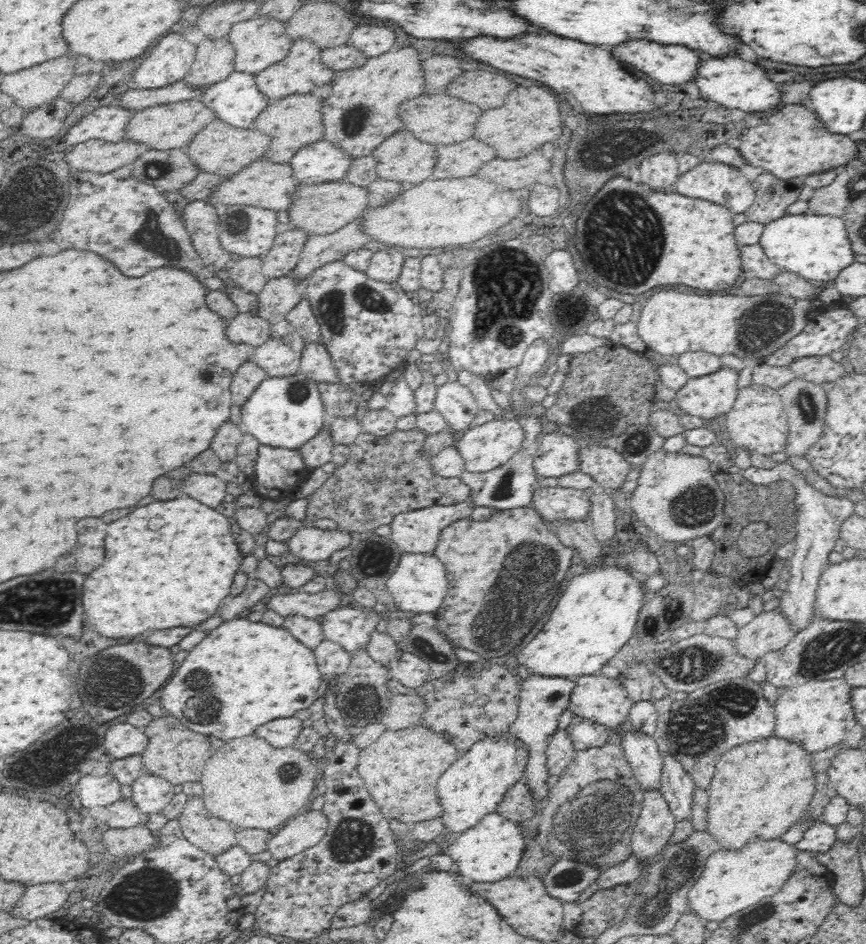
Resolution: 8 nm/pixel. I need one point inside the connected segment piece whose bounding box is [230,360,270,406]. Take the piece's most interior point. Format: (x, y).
(250, 375)

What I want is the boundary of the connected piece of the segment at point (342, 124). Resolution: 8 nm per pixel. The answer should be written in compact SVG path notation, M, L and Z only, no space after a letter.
M395 48L381 56L370 57L364 66L344 71L337 71L333 80L332 92L324 95L322 103L322 117L324 117L324 129L326 134L323 138L337 144L354 157L368 156L373 150L380 146L386 138L394 135L394 132L402 130L402 117L400 117L399 106L404 101L427 94L424 84L424 72L422 62L416 48Z

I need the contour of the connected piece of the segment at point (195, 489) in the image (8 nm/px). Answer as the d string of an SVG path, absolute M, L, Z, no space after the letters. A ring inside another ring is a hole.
M194 474L186 482L180 482L184 494L196 498L210 508L216 508L227 495L226 486L220 478L211 476L211 474Z

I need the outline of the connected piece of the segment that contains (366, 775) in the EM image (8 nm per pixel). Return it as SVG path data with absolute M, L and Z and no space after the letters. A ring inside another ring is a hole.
M420 724L409 729L385 731L374 744L359 752L357 769L372 800L379 806L384 817L411 826L438 816L414 812L442 810L436 798L436 782L448 770L450 764L460 757L458 750L450 742L446 742L443 737L436 736L432 730ZM372 746L380 746L382 752L376 752L376 756L372 756Z

